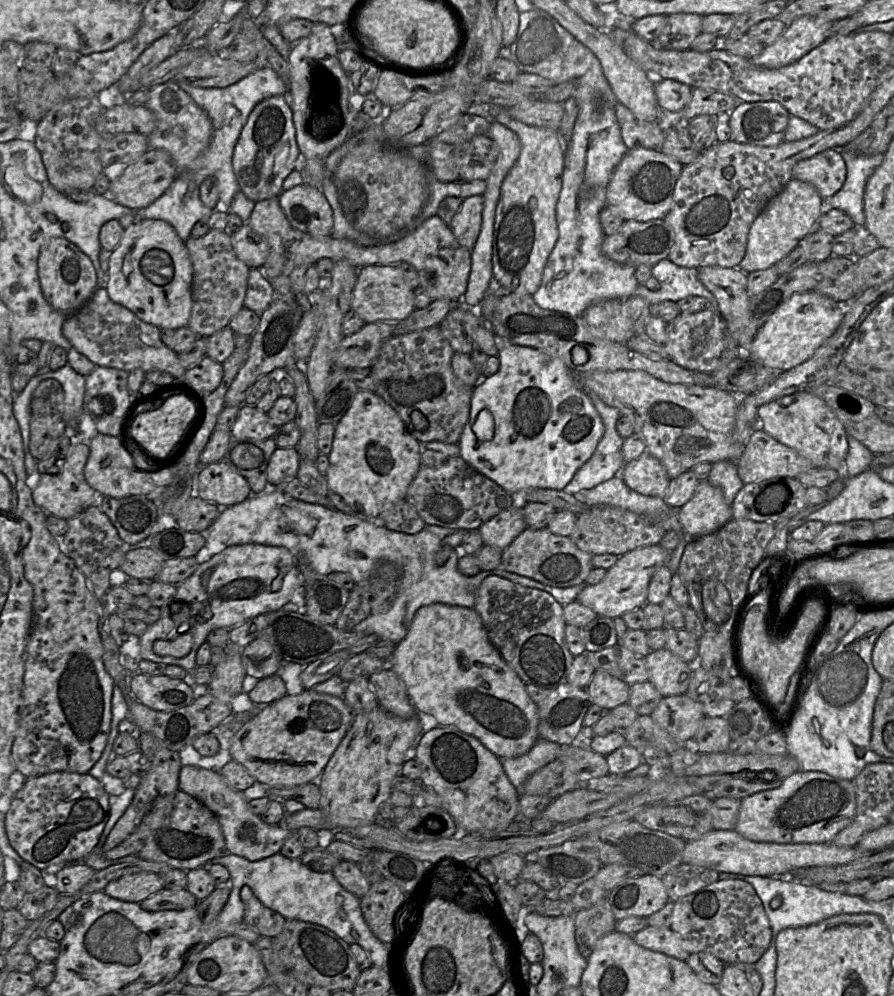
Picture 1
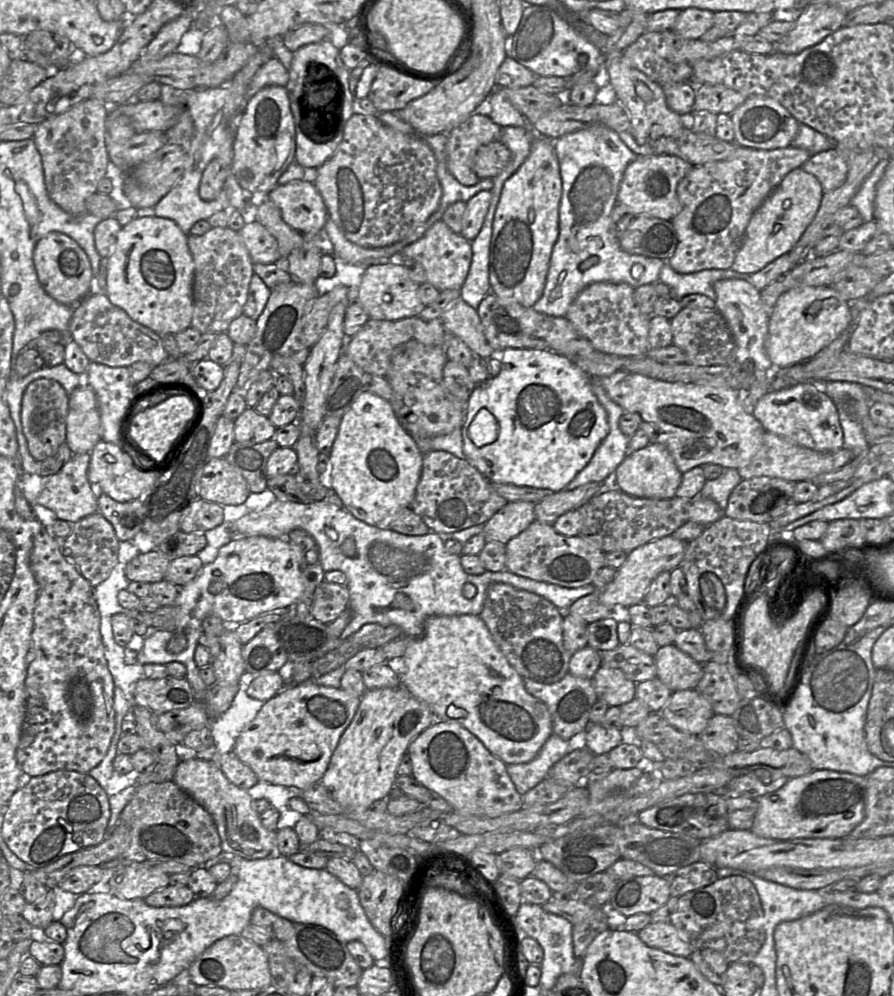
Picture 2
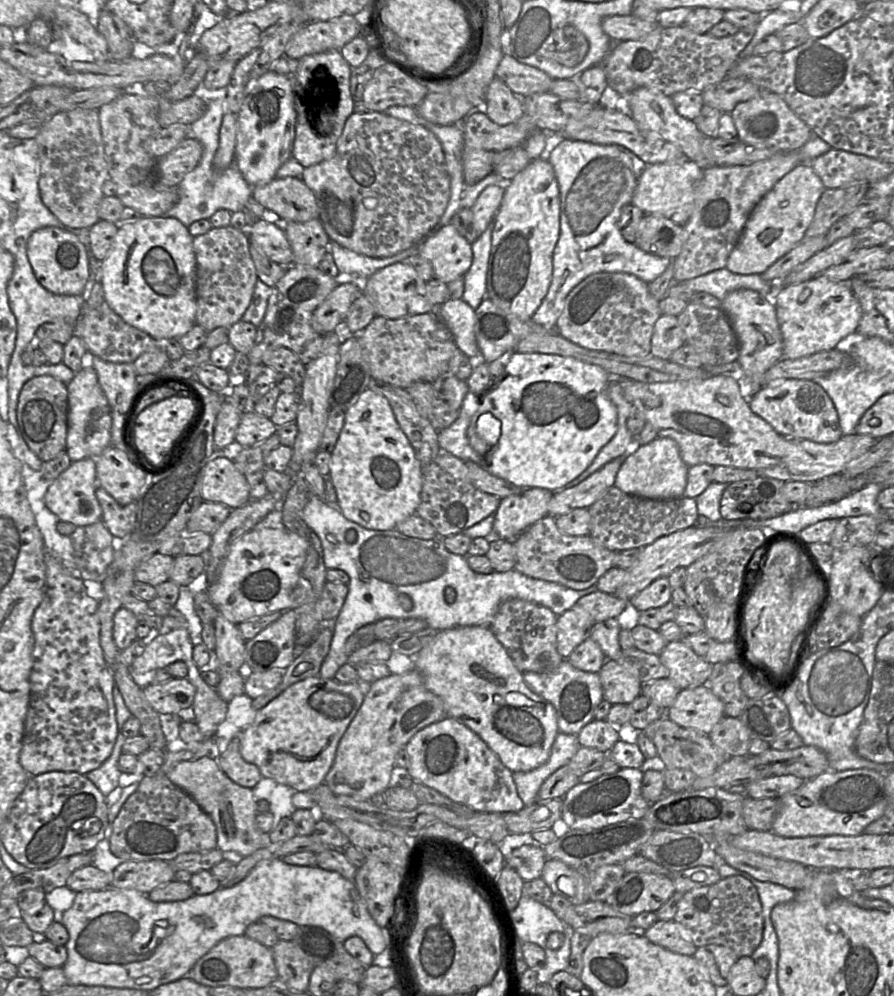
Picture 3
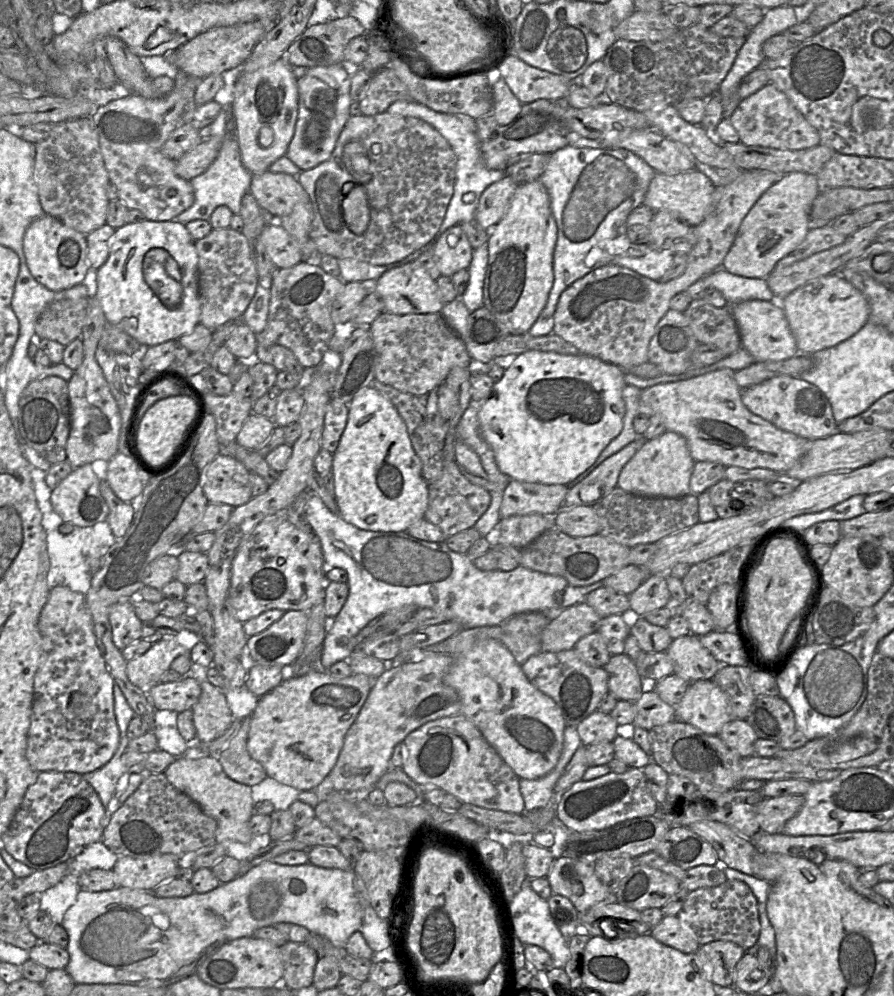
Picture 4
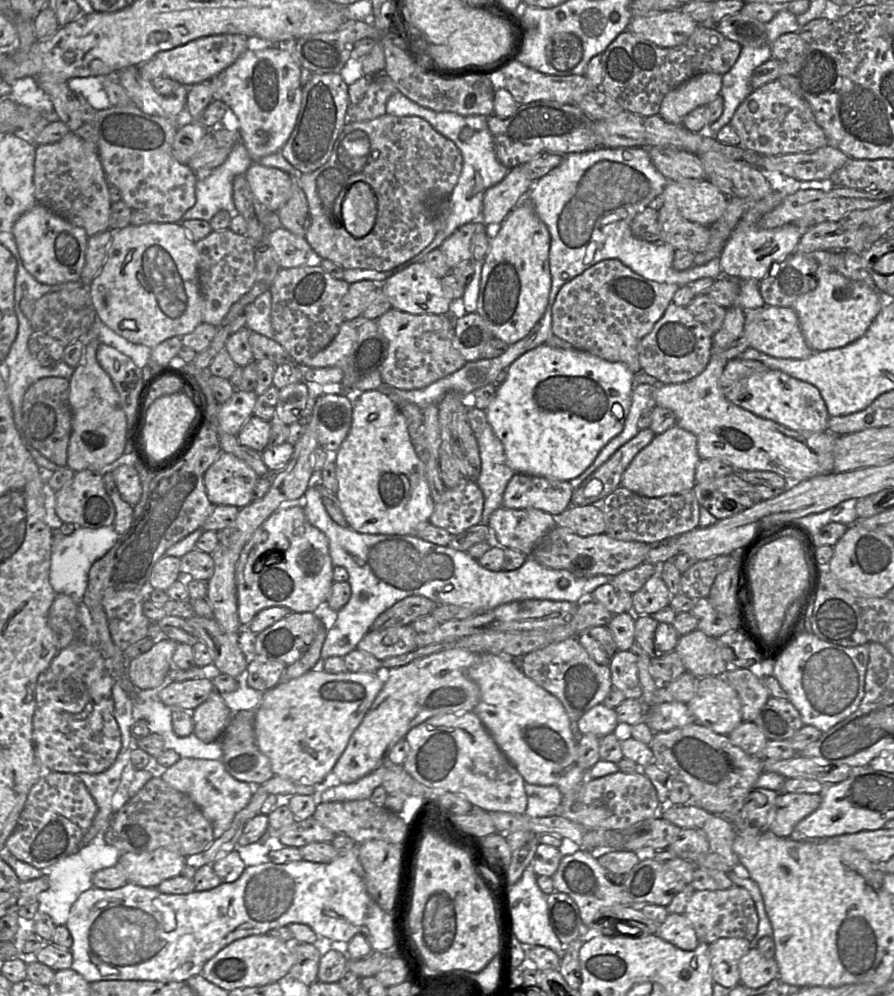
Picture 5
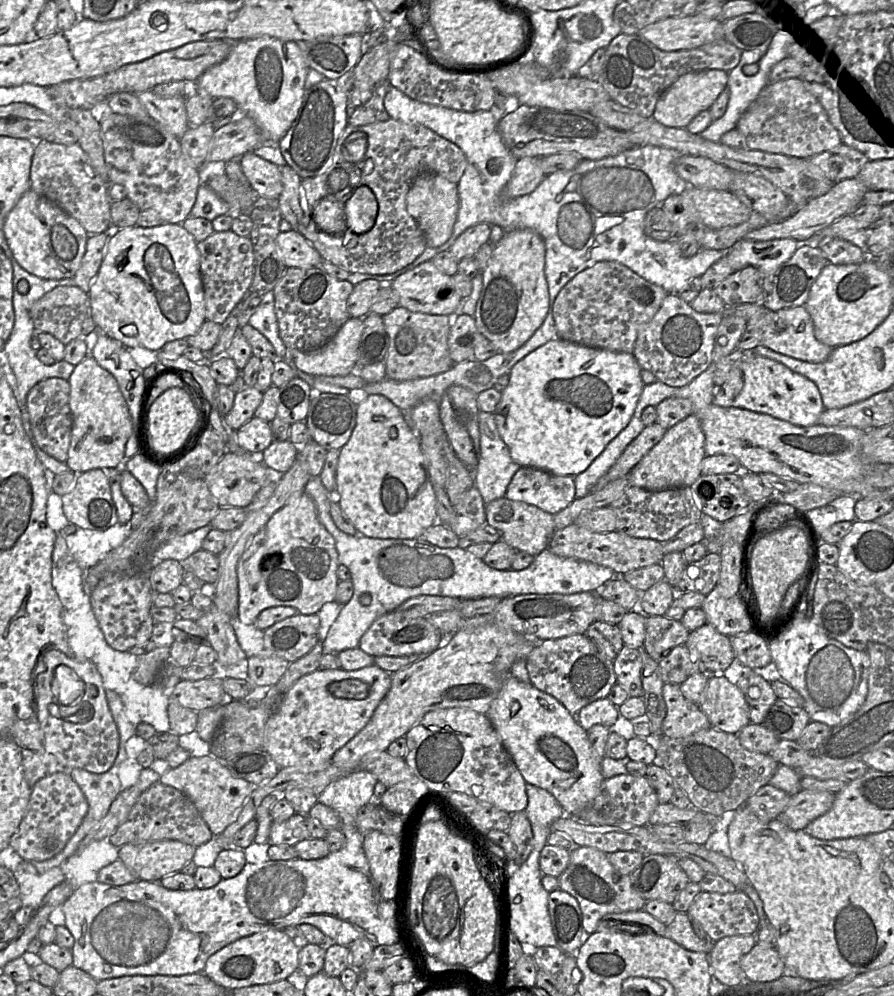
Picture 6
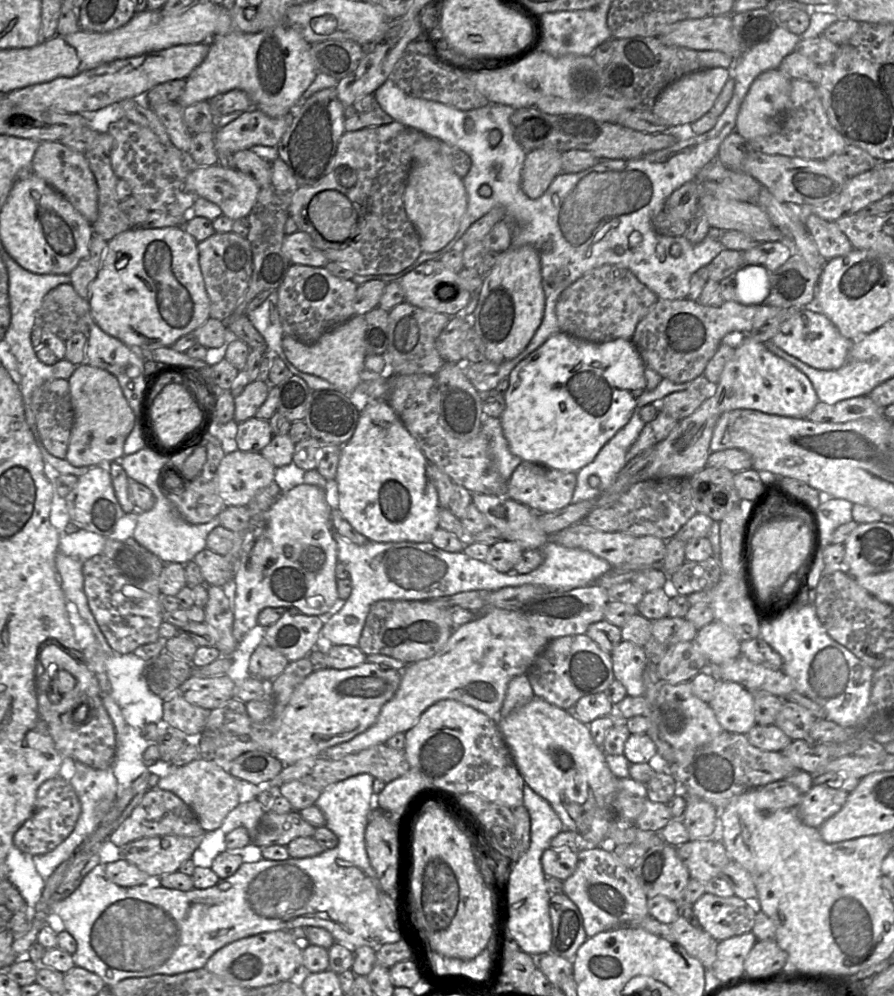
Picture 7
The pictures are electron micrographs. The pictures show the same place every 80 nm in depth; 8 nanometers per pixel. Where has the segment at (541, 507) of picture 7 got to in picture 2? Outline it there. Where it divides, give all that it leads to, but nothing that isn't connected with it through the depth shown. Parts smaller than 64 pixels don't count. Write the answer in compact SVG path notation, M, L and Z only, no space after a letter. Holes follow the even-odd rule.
M527 501L508 502L485 524L482 535L486 542L507 544L536 520L535 503Z

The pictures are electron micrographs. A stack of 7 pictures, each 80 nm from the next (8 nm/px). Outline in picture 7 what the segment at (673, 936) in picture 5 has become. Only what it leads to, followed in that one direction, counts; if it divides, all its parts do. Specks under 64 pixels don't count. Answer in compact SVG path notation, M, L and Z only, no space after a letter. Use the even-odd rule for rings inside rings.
M683 916L671 924L676 943L699 960L705 969L712 969L716 960L718 942L703 928L695 928Z

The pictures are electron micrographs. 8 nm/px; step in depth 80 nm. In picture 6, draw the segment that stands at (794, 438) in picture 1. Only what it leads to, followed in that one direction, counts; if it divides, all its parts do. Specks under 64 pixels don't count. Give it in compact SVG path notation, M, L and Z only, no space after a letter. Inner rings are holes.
M751 351L747 358L732 366L721 386L714 386L713 404L768 414L802 427L817 424L825 409L817 385L784 364Z

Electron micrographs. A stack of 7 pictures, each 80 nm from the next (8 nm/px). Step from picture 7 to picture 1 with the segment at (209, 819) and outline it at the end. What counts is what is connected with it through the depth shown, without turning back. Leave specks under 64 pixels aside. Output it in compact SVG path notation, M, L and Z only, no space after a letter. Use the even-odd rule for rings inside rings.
M182 766L179 789L196 798L217 816L225 838L227 853L249 861L258 861L280 853L285 841L296 832L283 825L264 823L259 816L250 811L249 801L243 792L232 788L219 772L199 766Z

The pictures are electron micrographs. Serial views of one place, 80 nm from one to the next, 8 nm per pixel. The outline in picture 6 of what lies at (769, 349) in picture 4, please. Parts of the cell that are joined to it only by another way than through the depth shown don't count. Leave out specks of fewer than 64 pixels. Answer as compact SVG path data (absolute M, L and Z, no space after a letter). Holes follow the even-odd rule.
M804 306L783 308L776 314L778 323L772 320L769 330L763 333L761 345L811 363L821 363L830 356L833 348L816 339L811 316Z

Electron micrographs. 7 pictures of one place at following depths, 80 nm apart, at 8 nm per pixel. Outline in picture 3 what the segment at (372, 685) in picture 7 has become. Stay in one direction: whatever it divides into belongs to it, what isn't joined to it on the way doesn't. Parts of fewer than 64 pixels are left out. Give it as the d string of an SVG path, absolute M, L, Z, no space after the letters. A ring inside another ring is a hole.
M319 675L296 682L257 711L253 723L241 734L240 753L246 762L256 765L264 778L290 786L298 792L311 791L324 783L331 769L339 742L360 709L365 697L363 685L340 683Z

